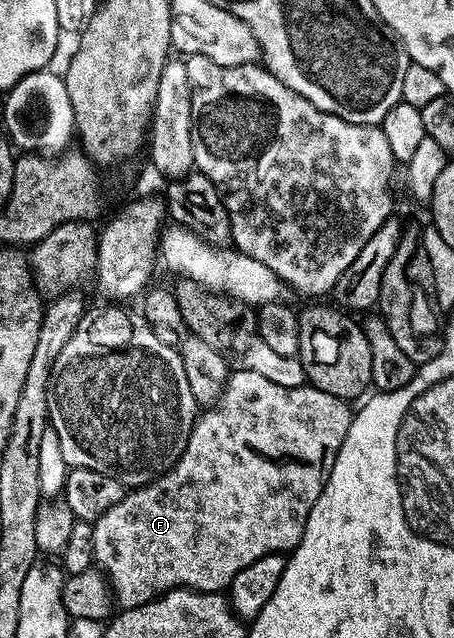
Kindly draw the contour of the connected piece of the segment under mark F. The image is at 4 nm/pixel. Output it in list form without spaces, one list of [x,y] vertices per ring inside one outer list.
[[[246,369],[238,370],[233,373],[231,371],[226,376],[225,386],[222,388],[222,395],[219,396],[218,402],[214,406],[208,406],[202,412],[204,415],[196,421],[195,428],[192,429],[191,436],[187,439],[187,444],[185,444],[185,439],[181,450],[178,452],[175,466],[170,471],[163,472],[159,478],[151,480],[150,483],[128,490],[116,504],[108,508],[93,523],[91,536],[93,537],[93,553],[95,554],[94,562],[105,572],[114,598],[120,608],[140,607],[148,603],[150,599],[161,596],[166,591],[176,589],[202,591],[204,593],[222,592],[224,587],[230,584],[232,576],[237,574],[238,571],[253,565],[253,561],[257,561],[266,555],[290,553],[301,539],[303,522],[307,519],[307,511],[311,507],[311,502],[319,496],[319,490],[323,487],[325,464],[329,459],[327,447],[337,449],[341,445],[341,441],[351,424],[352,404],[346,399],[333,397],[333,393],[325,393],[310,385],[301,387],[273,385],[273,381],[261,377],[261,373],[253,373]]]

